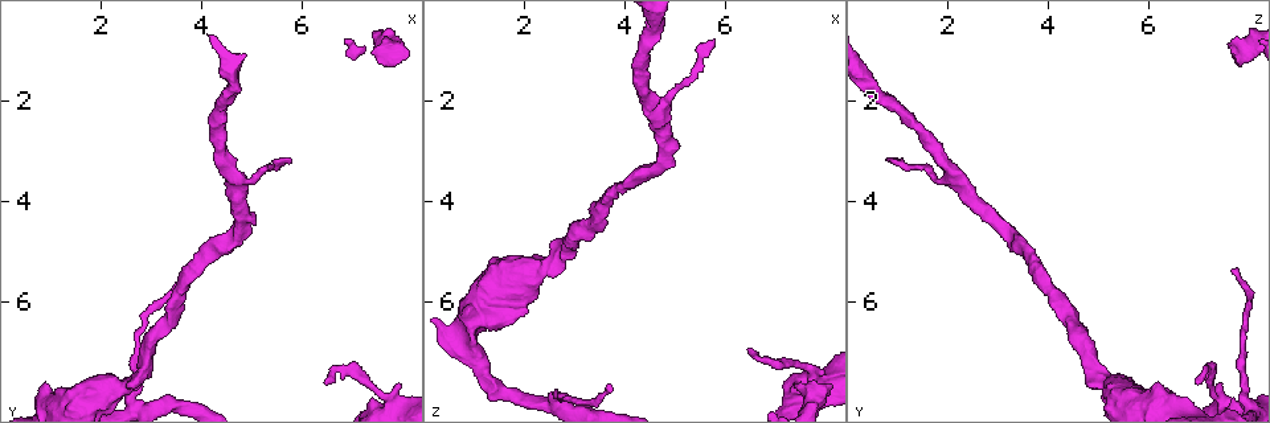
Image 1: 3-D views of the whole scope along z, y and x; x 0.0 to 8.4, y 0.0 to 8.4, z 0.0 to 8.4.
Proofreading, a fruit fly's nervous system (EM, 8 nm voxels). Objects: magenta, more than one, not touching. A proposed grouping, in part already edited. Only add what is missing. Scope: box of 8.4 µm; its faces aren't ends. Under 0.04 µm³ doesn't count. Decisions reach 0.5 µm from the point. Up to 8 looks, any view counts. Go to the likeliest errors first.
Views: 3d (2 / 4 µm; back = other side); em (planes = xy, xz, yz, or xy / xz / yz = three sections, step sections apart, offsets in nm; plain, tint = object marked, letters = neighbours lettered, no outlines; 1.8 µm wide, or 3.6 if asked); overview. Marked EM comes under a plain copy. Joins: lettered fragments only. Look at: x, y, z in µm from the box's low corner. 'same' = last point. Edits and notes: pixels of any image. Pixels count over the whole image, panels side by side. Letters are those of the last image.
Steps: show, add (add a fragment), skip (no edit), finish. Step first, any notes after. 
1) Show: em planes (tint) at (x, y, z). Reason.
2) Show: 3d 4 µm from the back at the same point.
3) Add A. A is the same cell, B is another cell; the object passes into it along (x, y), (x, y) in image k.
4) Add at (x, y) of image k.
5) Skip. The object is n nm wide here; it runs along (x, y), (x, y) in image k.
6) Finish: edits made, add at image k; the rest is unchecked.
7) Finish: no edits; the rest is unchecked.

Show: 3d 4 µm at (3.65, 5.35, 7.65). An open end.

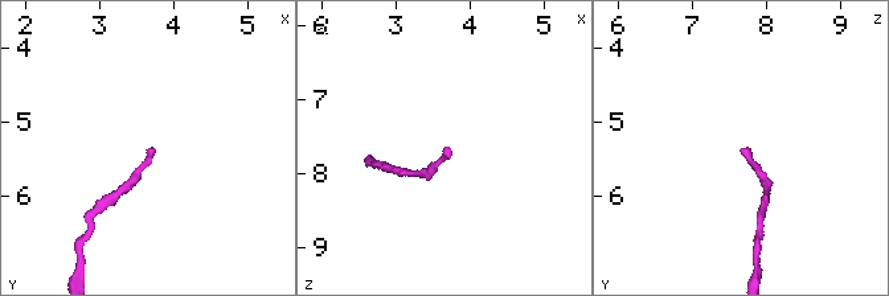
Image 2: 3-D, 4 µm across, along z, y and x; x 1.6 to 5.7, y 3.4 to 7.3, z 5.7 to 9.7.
Show: em planes (letters) at (3.70, 5.30, 7.70).

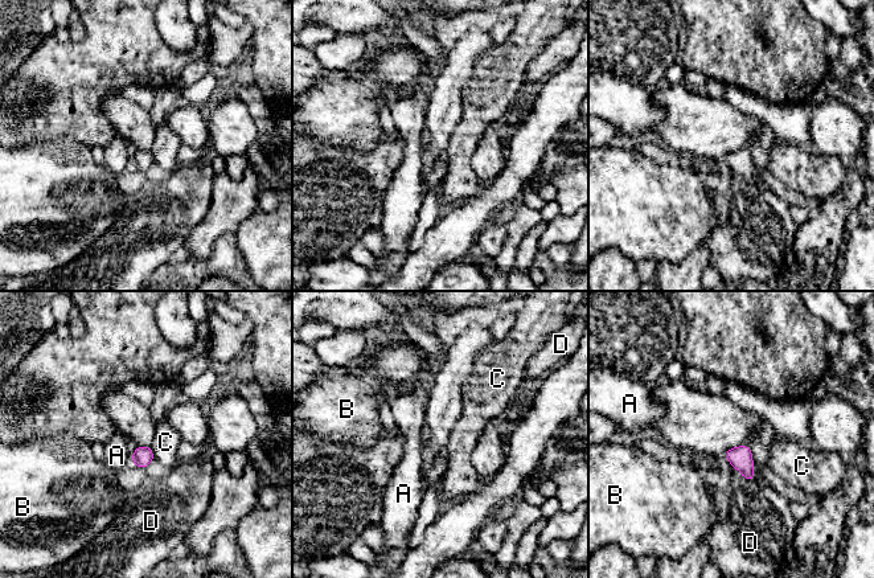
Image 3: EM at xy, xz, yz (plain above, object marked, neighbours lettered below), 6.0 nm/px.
Skip. A, B, C and D are other cells; a border runs along (150, 446), (155, 456) in image 3; none of them fits.

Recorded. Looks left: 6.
Show: em xy step 16 (tint) at (5.80, 3.20, 0.80). Branch stops here.

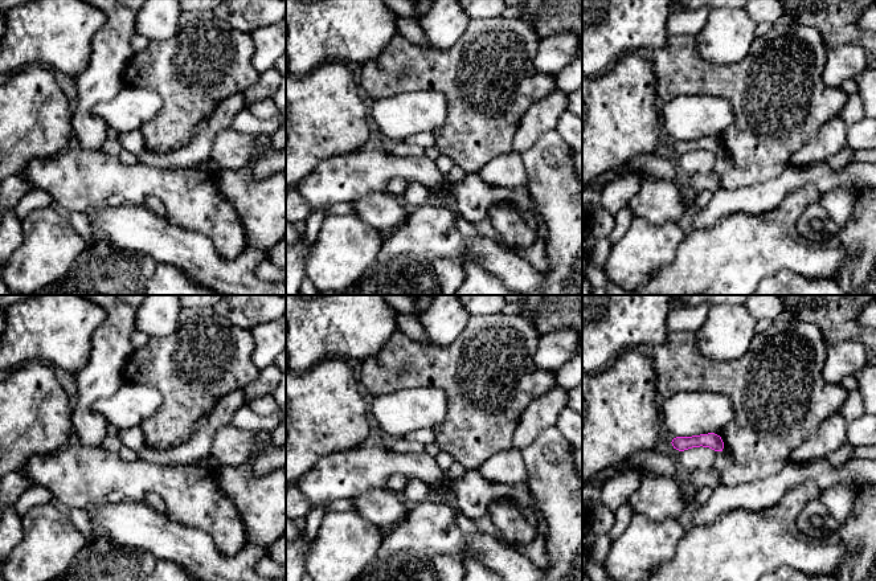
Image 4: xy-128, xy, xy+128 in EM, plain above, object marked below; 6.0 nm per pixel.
Show: em xz step 8 (letters) at the same point. Cut it another way.

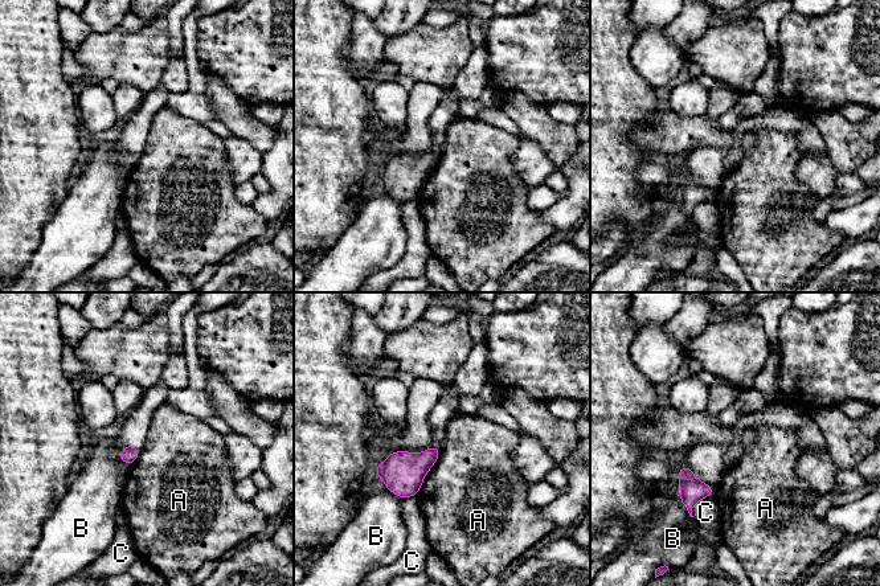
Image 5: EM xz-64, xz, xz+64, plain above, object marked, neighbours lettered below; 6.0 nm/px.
Skip. A, B and C are other cells; no lettered fragment goes on from it.

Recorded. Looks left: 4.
Show: em 3.6 µm planes (tint) at (1.00, 7.90, 6.70). Stops while still wide.

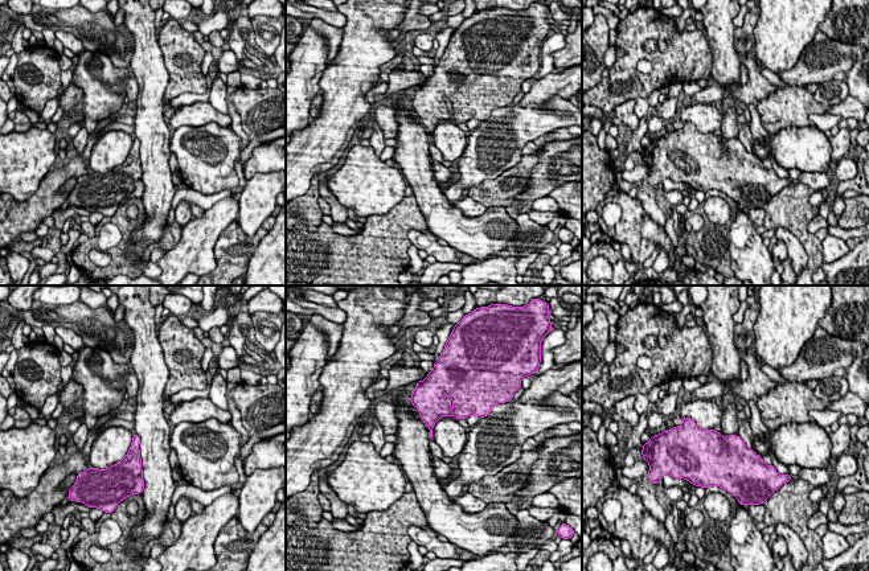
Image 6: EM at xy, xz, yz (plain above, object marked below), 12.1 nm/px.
Show: em 3.6 µm planes (letters) at the same point.

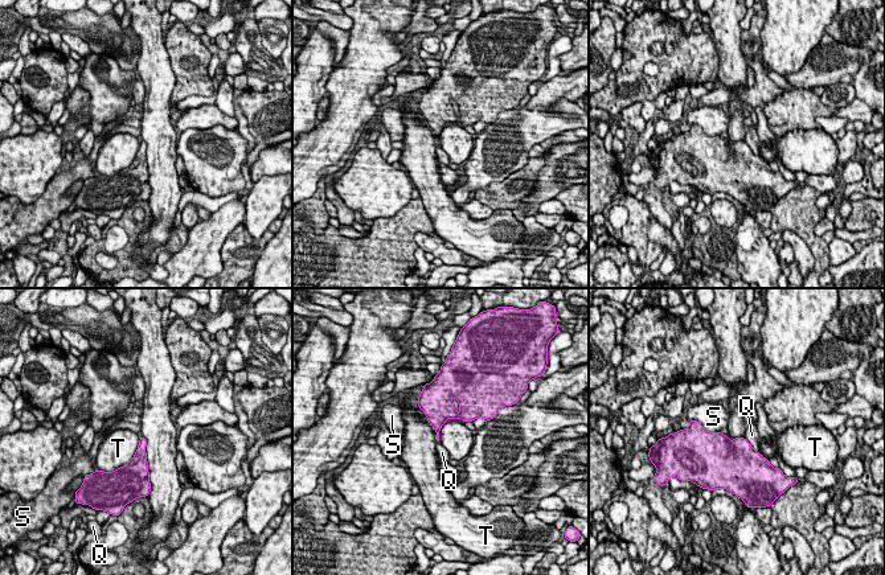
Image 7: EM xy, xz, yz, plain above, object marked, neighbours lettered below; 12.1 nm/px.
Skip. Q, S and T are other cells; a border runs along (744, 438), (758, 452) in image 7; no lettered fragment goes on from it.

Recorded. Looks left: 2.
Finish: no edits; the rest is unchecked.

